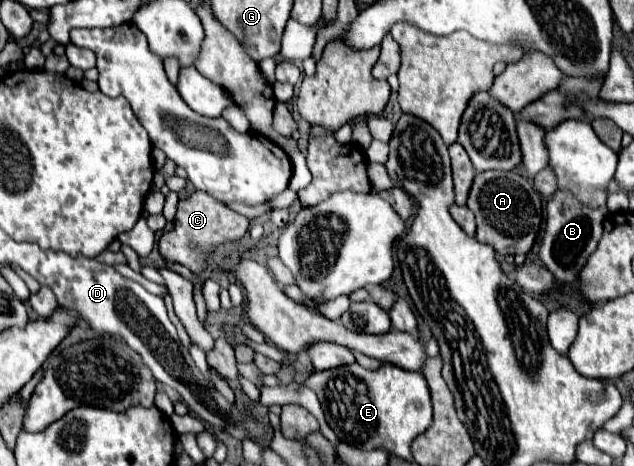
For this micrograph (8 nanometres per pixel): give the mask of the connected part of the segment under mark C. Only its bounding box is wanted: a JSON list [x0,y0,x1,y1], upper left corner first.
[159,193,251,271]

